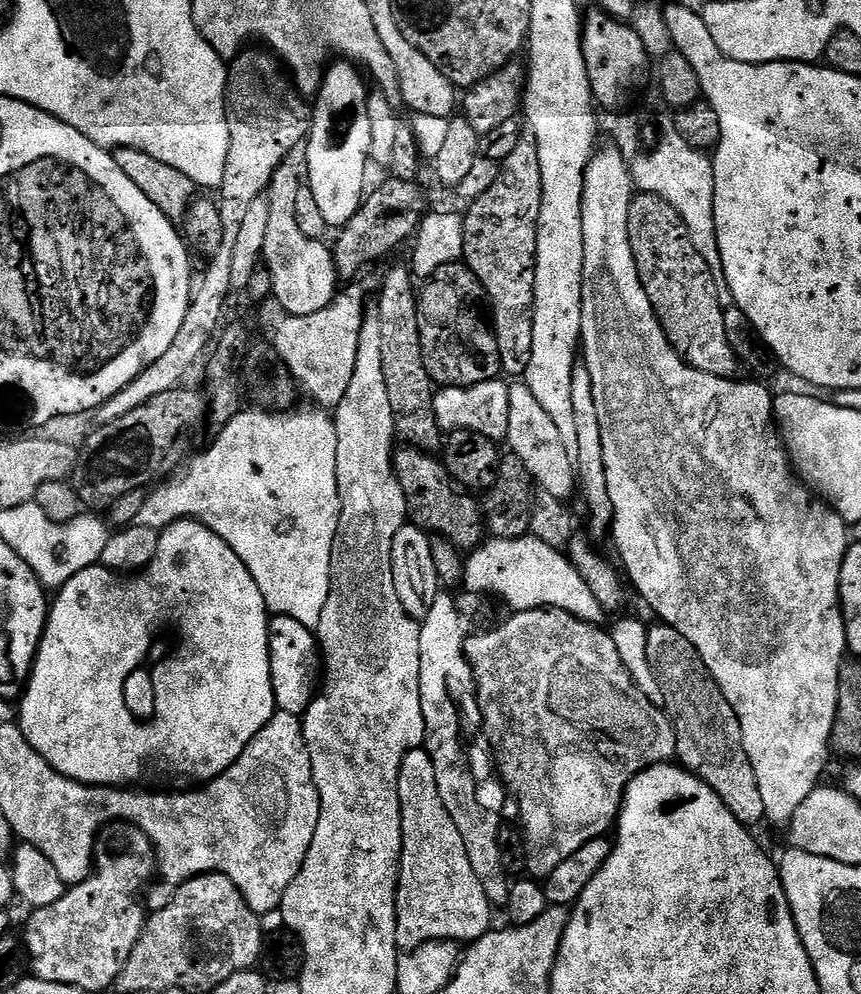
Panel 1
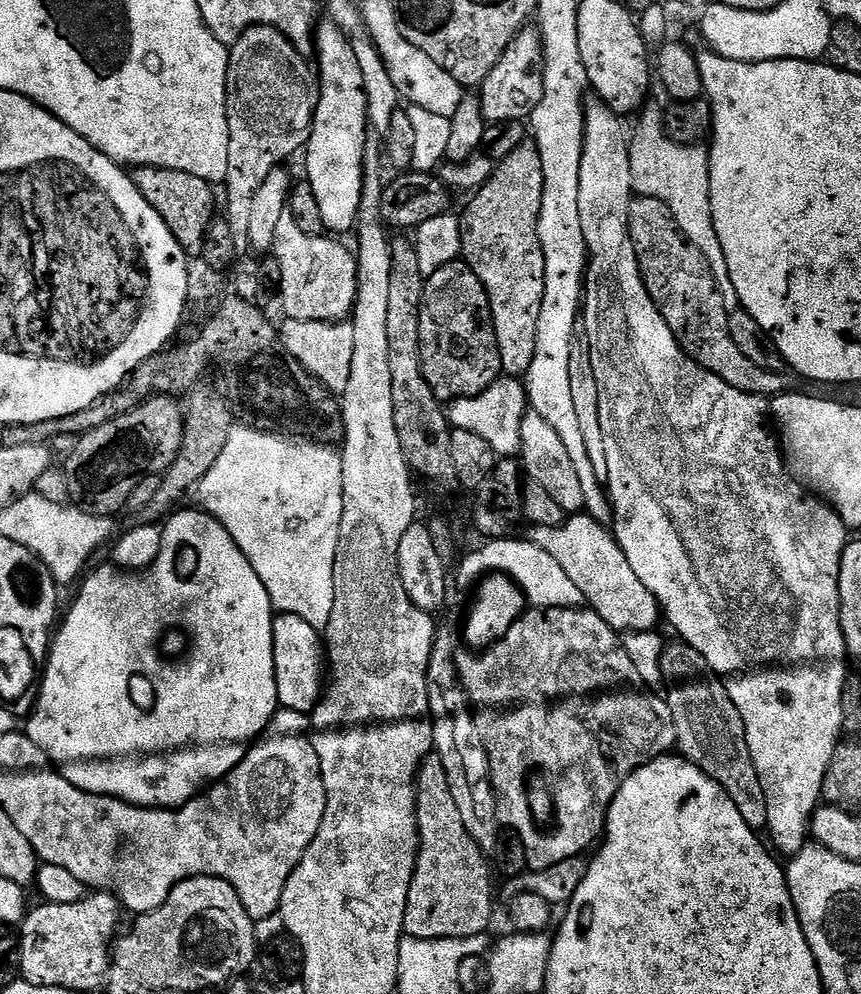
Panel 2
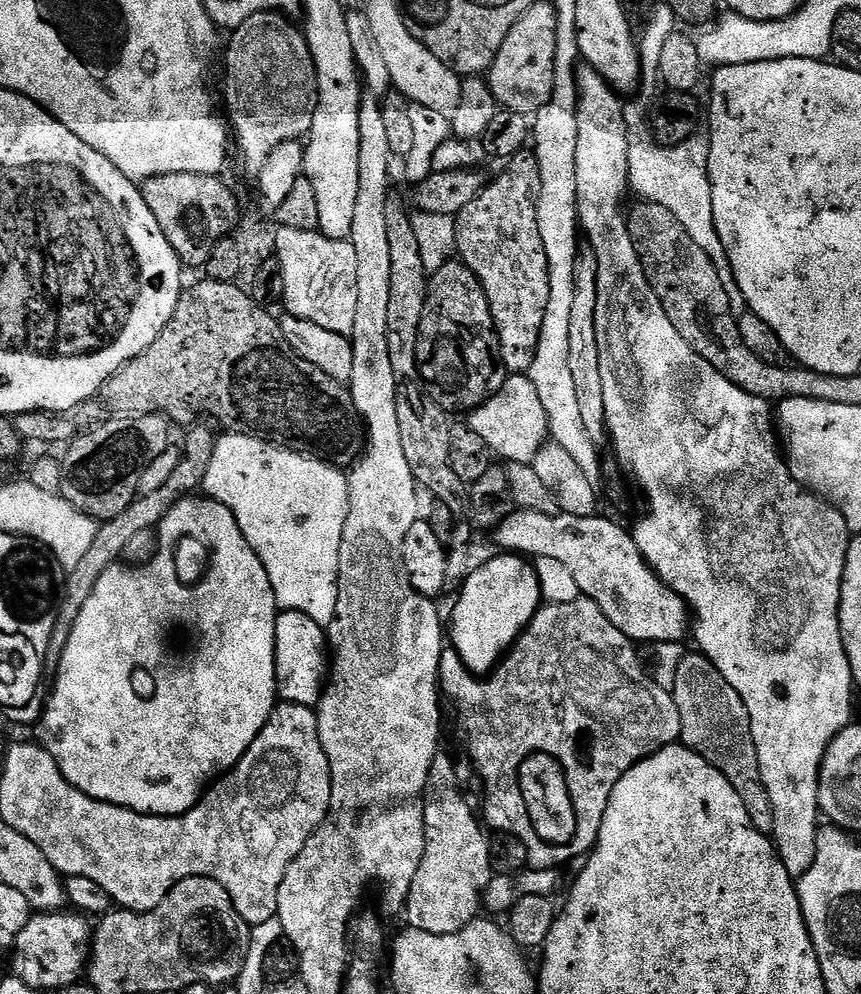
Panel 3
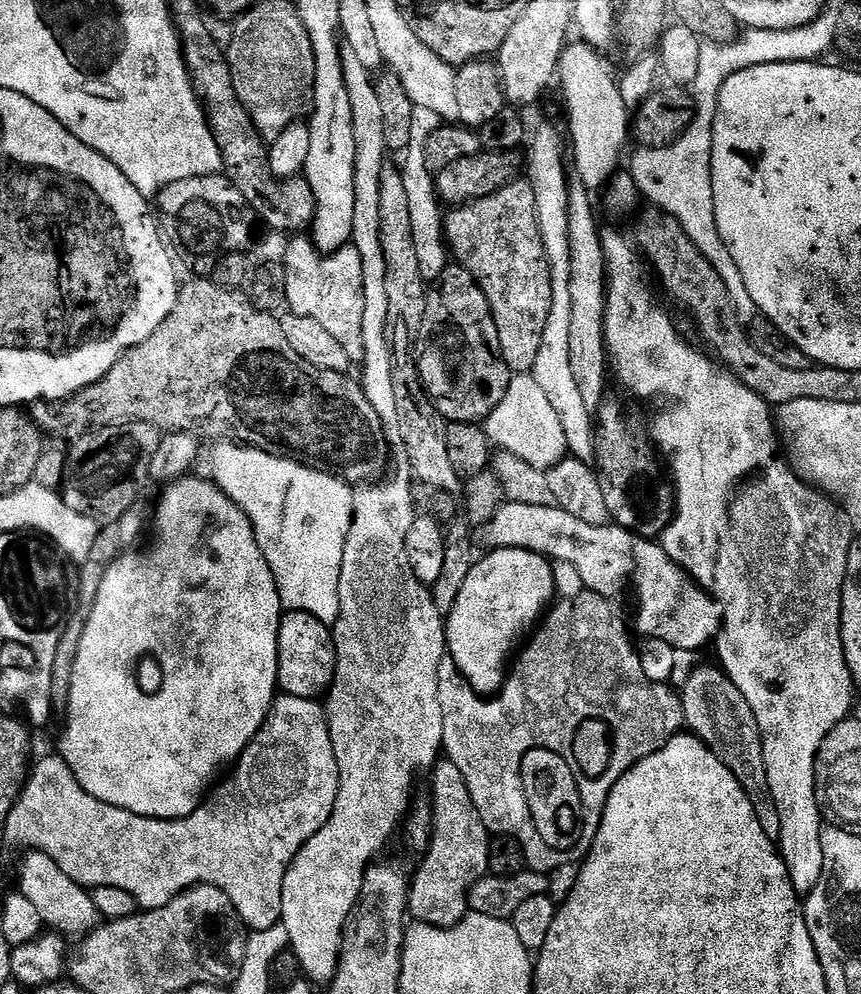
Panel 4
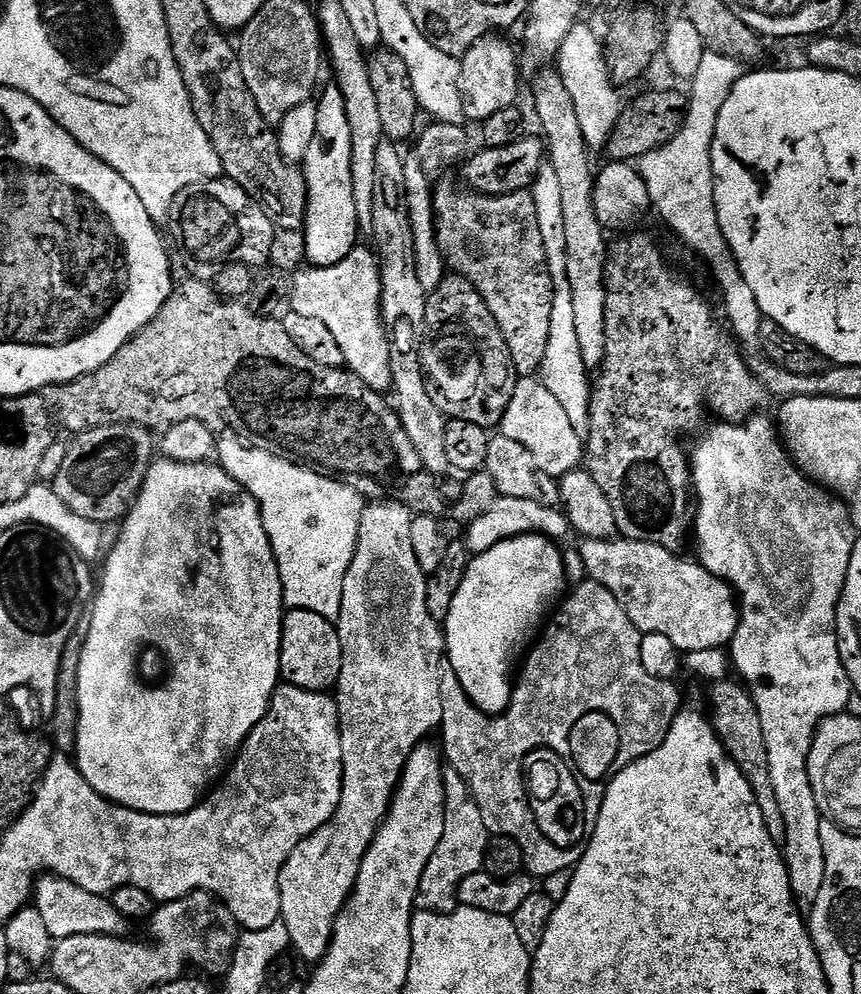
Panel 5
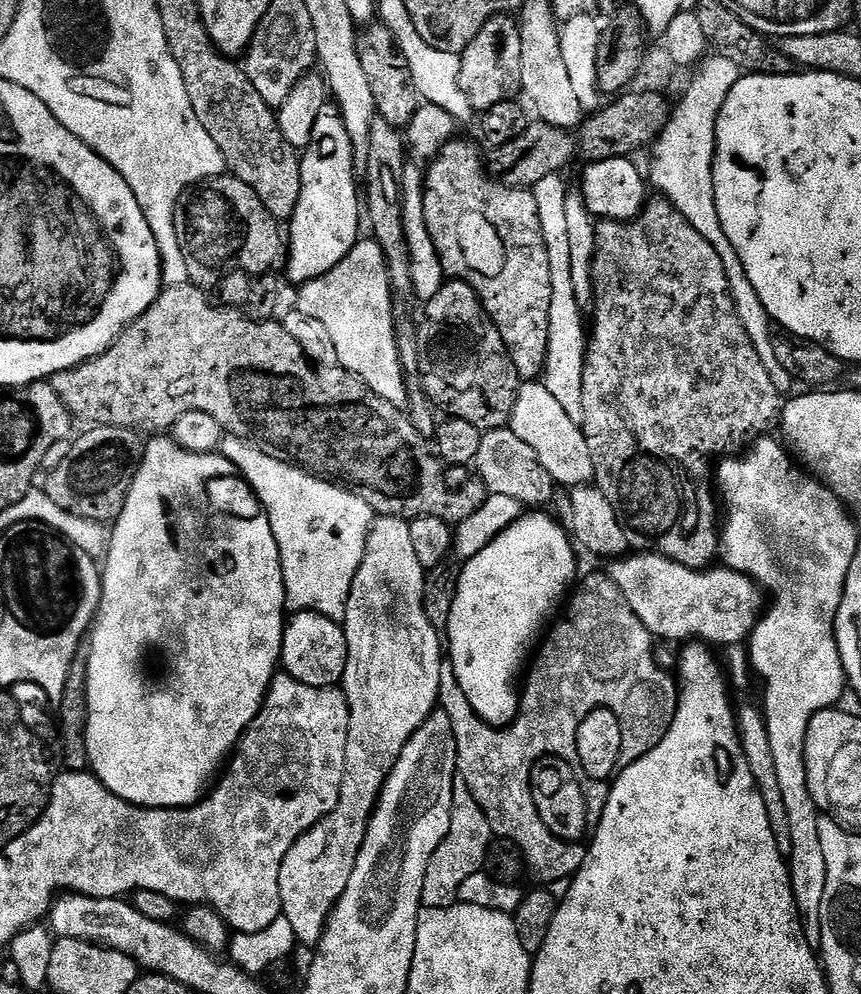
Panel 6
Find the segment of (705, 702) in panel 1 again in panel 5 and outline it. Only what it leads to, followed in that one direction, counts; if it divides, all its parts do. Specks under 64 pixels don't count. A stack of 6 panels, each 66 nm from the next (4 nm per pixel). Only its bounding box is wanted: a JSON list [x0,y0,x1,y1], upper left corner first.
[708,679,786,845]

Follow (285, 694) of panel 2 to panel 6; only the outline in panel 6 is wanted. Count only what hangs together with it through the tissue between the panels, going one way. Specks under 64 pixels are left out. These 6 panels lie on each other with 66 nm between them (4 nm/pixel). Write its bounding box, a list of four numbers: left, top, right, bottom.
[280,612,348,688]

